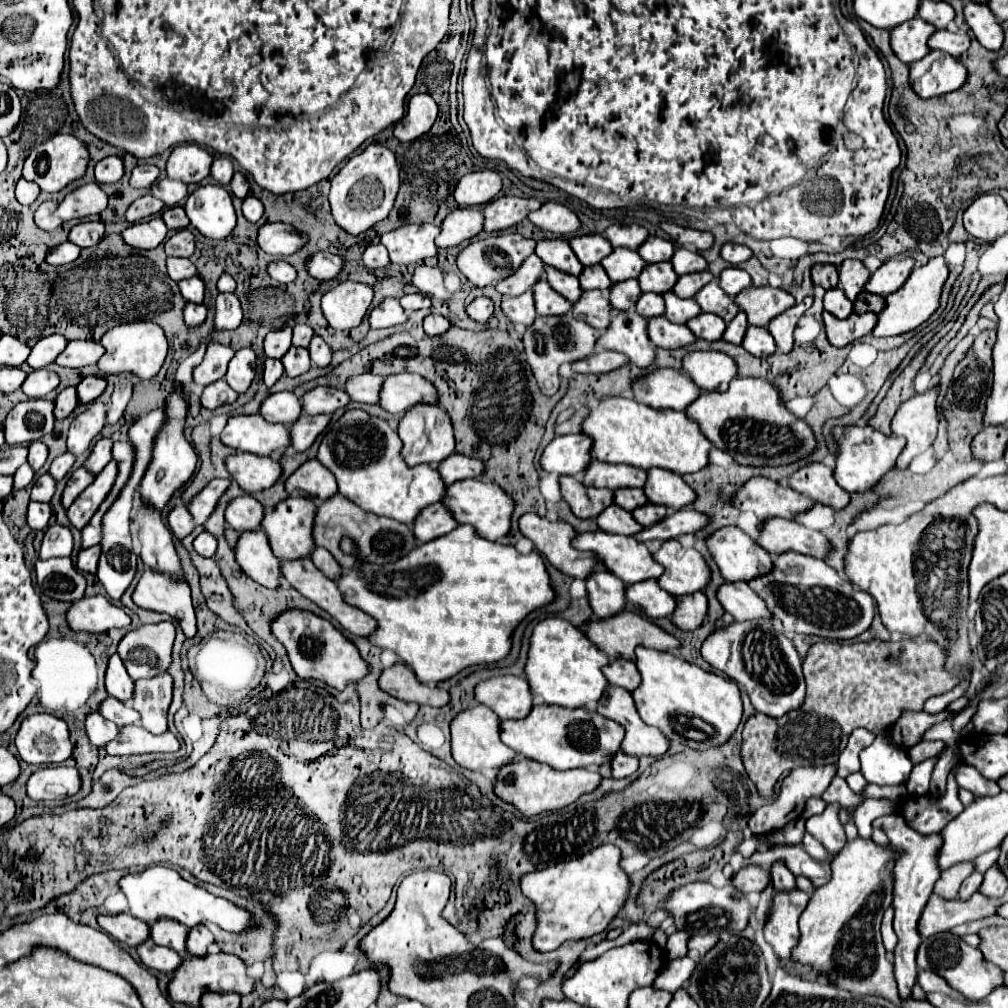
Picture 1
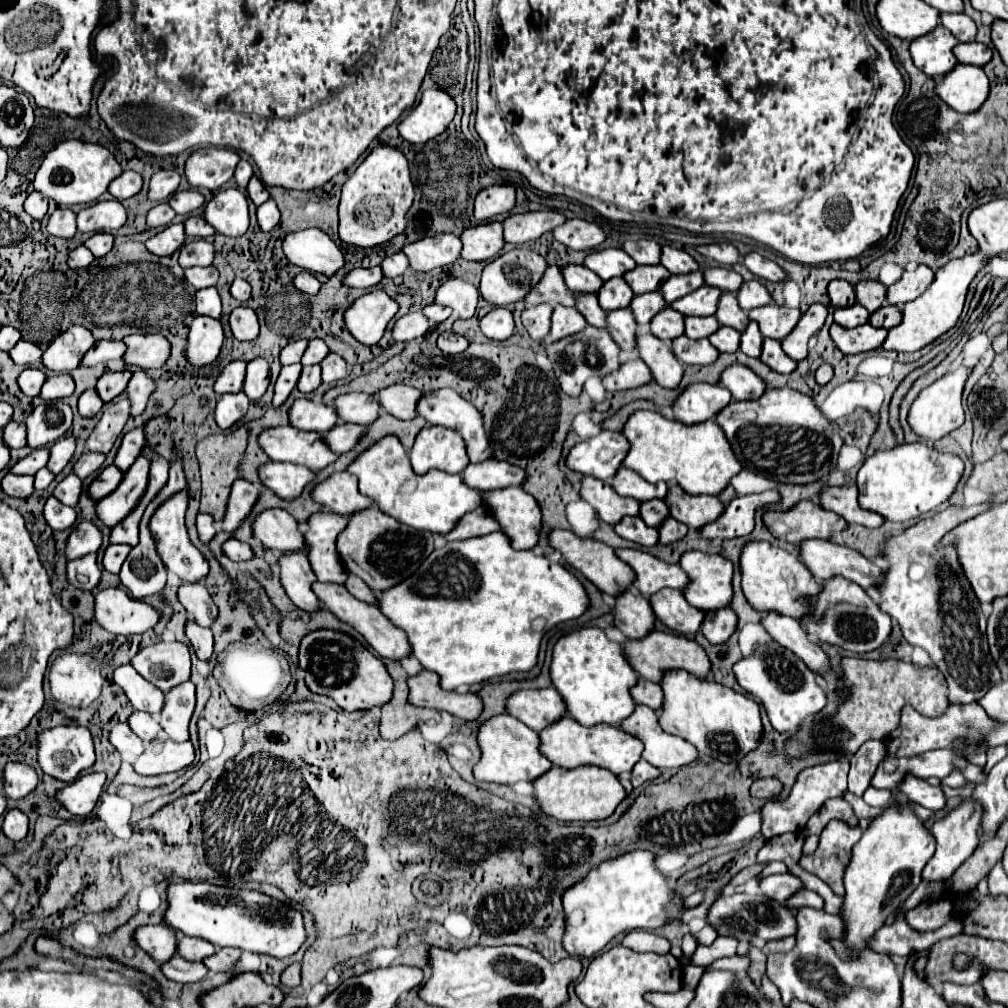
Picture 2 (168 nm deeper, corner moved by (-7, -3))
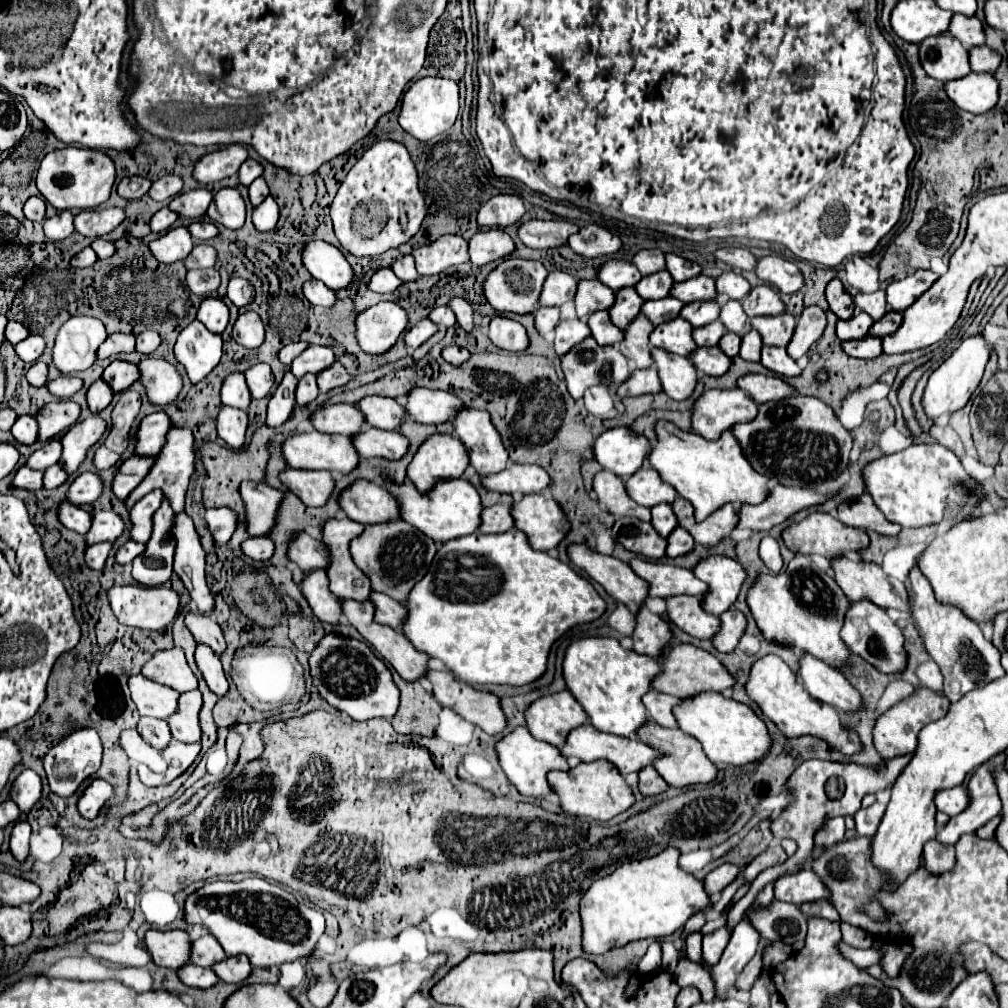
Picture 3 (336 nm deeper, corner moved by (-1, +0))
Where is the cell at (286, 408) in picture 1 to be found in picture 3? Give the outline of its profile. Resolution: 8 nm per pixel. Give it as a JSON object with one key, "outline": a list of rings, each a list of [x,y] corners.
{"outline":[[[334,404],[318,408],[310,420],[318,432],[346,434],[346,436],[356,436],[366,424],[366,418],[358,410],[358,406],[350,404]]]}

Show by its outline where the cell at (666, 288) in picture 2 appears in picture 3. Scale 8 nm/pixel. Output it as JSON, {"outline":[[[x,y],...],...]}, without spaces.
{"outline":[[[700,274],[698,278],[692,278],[690,282],[676,282],[674,284],[674,298],[682,300],[684,304],[690,302],[706,302],[706,300],[716,300],[716,282],[710,276]]]}

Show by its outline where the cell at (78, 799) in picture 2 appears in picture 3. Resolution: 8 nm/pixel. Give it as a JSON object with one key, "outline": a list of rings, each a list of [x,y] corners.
{"outline":[[[94,780],[82,794],[82,798],[78,800],[78,810],[84,818],[94,820],[102,808],[106,808],[110,804],[110,800],[114,798],[114,790],[108,782],[104,780]]]}

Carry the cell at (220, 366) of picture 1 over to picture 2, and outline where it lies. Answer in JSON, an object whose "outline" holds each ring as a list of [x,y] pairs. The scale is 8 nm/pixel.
{"outline":[[[230,361],[230,363],[218,373],[216,383],[214,383],[214,391],[216,391],[218,395],[242,391],[244,369],[246,369],[246,361]]]}

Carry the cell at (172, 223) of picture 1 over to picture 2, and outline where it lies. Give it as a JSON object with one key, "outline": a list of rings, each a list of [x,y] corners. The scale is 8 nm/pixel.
{"outline":[[[188,217],[184,221],[184,229],[188,237],[210,237],[216,233],[202,217]]]}

